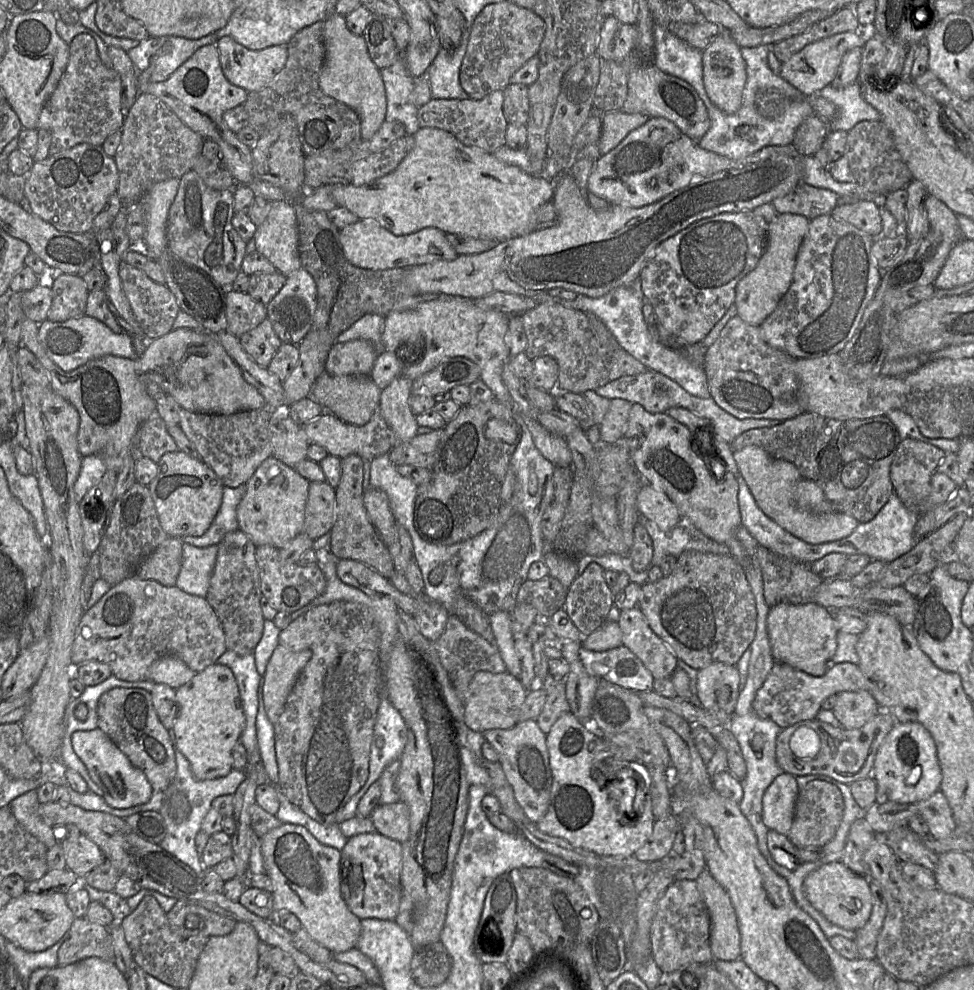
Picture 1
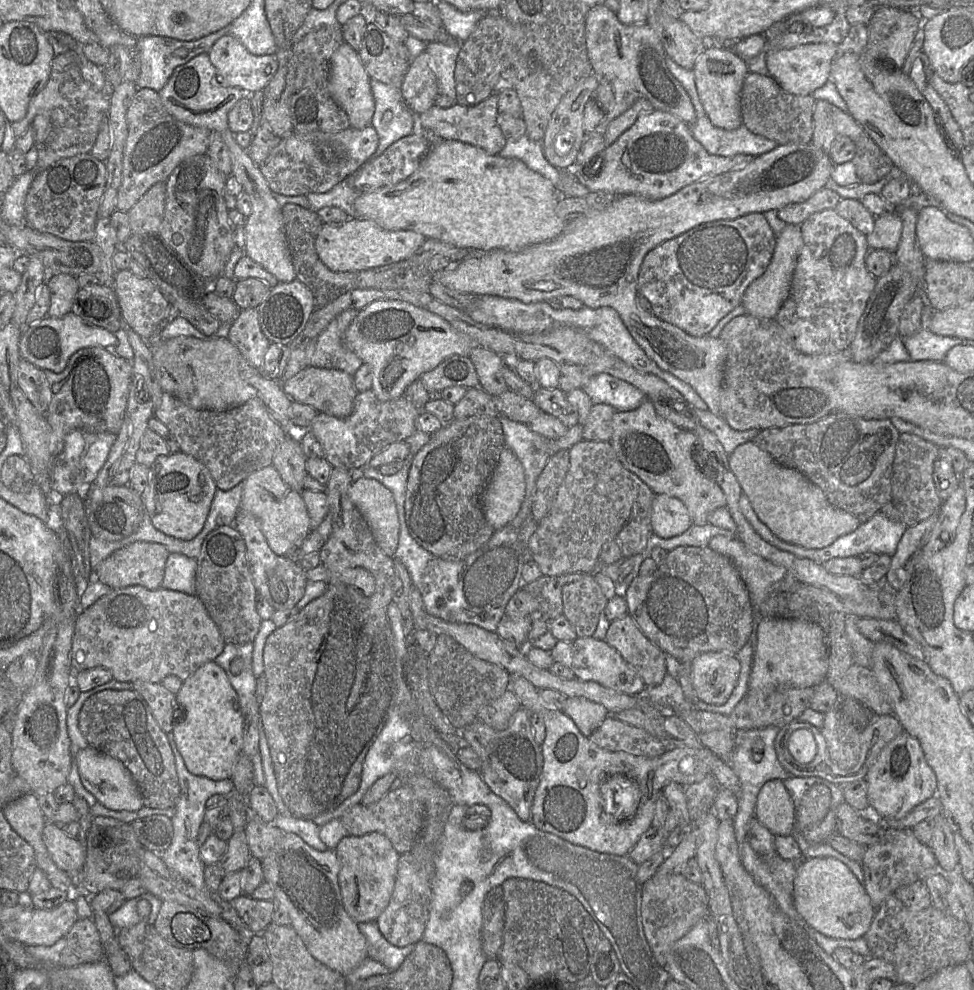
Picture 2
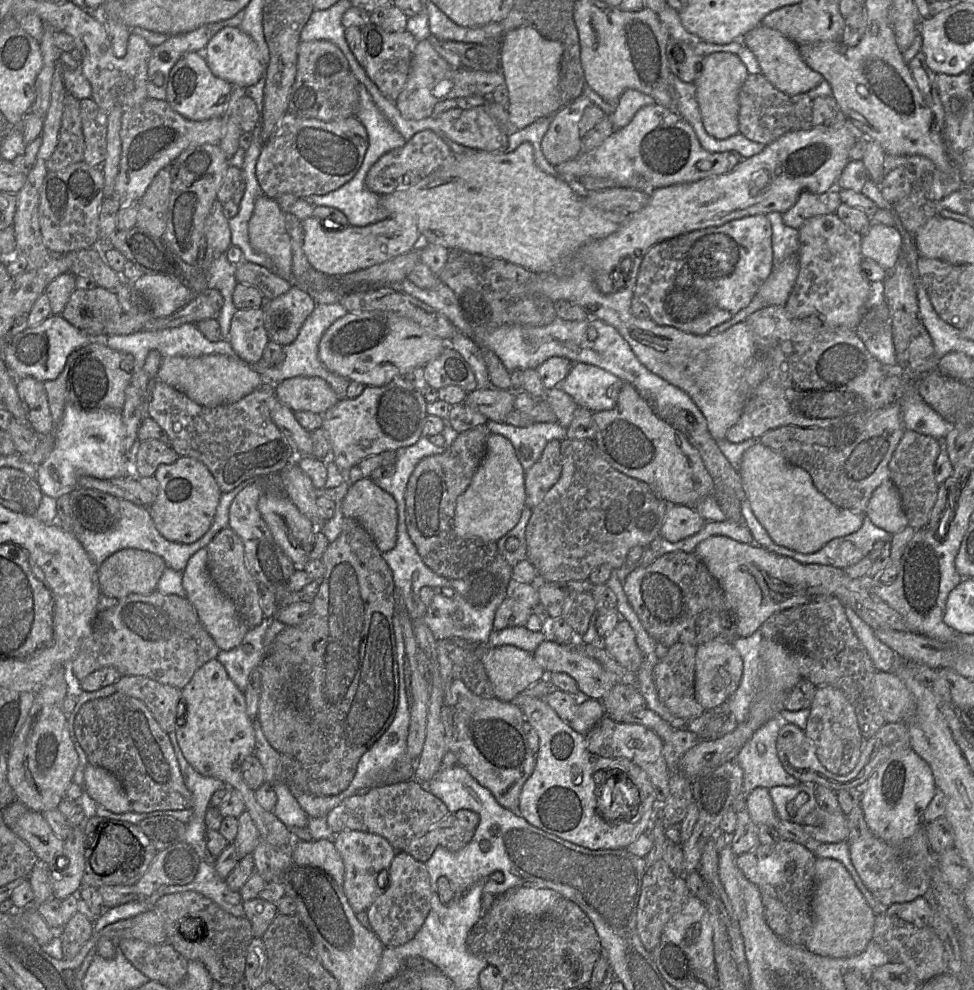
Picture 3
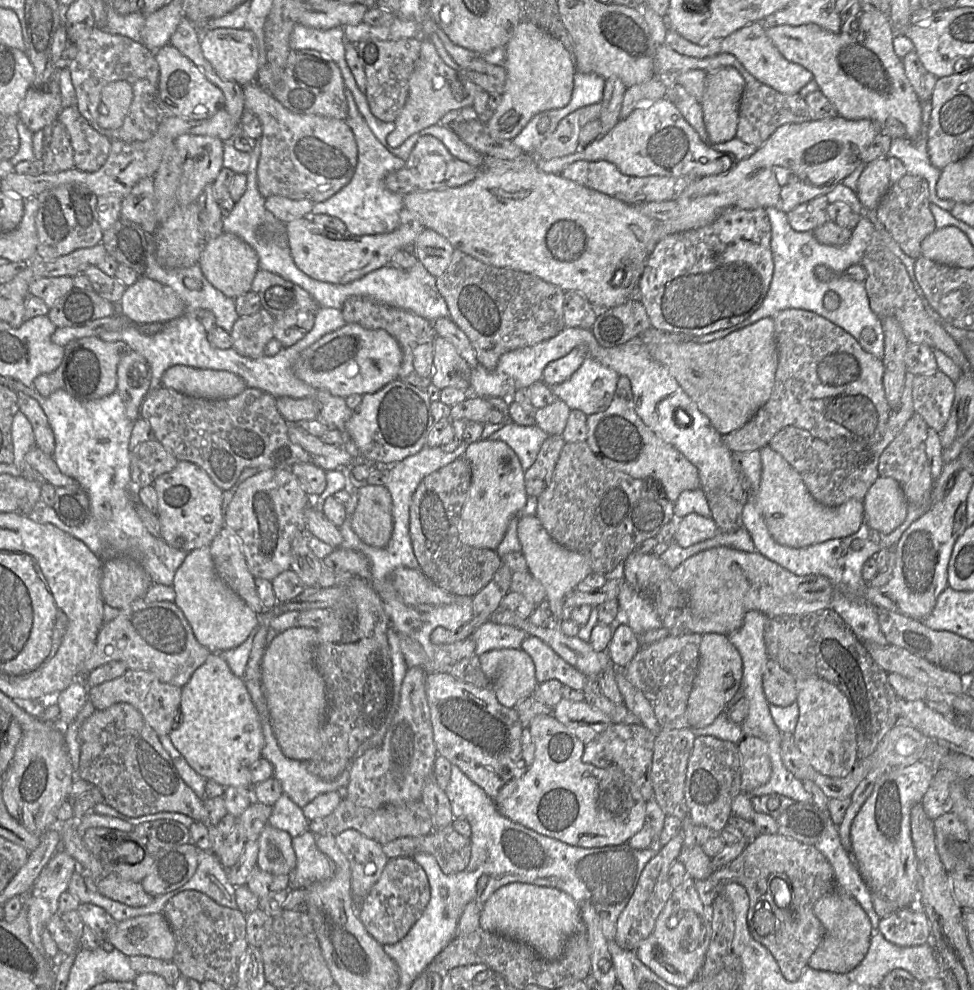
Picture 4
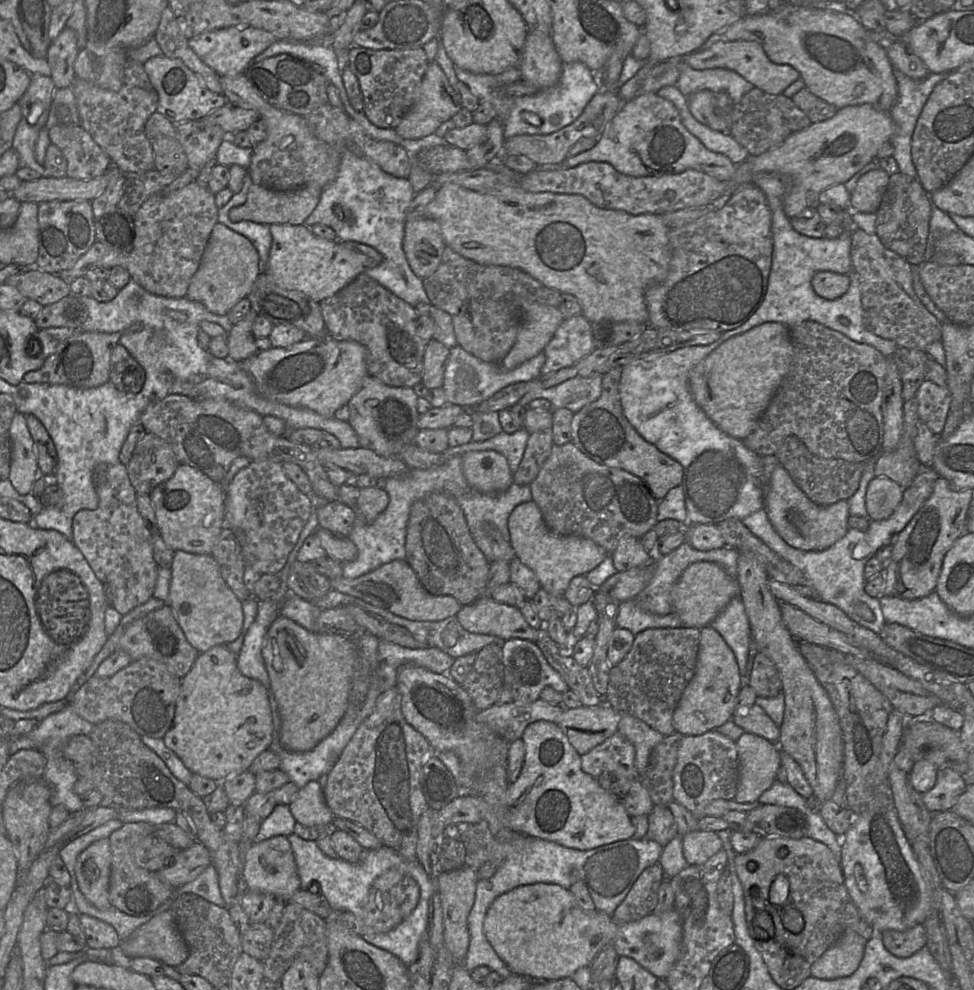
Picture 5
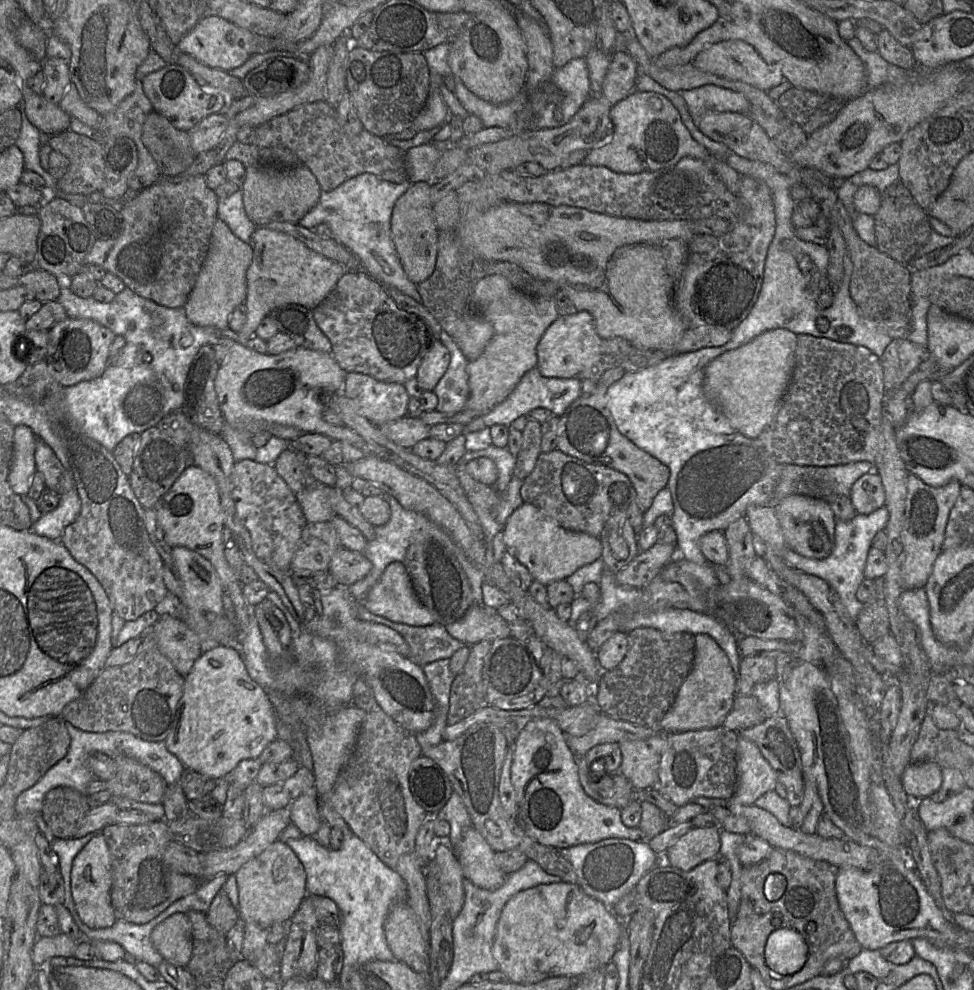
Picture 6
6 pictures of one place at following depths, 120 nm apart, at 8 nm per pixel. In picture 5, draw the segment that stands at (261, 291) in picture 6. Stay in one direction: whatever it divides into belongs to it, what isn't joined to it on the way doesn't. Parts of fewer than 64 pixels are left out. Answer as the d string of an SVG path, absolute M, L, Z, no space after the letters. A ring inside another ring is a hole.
M271 224L272 245L265 273L277 285L300 291L320 303L334 296L367 270L368 257L343 247L340 241L316 236L306 225ZM251 308L247 315L233 325L227 337L228 357L235 361L244 361L255 354L255 338L252 327L258 313Z

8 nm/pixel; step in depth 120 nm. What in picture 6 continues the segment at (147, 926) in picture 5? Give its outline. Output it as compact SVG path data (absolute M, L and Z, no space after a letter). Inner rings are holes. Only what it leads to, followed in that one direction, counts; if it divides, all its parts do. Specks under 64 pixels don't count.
M176 912L154 927L151 941L169 962L186 967L192 957L192 926L186 913Z

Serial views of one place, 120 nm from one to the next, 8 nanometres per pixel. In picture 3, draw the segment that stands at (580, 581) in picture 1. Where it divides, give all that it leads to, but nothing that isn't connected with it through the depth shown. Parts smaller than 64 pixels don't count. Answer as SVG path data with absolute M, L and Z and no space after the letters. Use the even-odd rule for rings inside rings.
M574 592L565 600L562 617L573 628L576 638L587 632L591 616L596 612L591 592Z

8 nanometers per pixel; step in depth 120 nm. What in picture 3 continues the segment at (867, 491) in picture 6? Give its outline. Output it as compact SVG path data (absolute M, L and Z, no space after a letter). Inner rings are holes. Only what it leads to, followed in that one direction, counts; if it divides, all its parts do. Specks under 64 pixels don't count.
M890 479L881 483L874 490L869 499L865 515L875 526L891 534L896 534L908 526L901 495Z

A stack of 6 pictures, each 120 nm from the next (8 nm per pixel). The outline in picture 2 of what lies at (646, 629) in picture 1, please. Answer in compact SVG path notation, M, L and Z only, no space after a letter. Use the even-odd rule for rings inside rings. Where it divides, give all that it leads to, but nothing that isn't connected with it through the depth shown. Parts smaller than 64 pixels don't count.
M629 613L611 622L605 641L635 669L646 686L663 681L666 653L644 635Z

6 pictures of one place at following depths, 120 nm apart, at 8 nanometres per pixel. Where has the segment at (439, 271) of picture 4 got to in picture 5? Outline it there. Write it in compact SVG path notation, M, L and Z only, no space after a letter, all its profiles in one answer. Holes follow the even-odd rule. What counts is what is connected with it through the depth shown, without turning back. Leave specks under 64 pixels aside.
M428 217L407 220L403 250L415 275L422 280L438 269L446 243L436 221Z

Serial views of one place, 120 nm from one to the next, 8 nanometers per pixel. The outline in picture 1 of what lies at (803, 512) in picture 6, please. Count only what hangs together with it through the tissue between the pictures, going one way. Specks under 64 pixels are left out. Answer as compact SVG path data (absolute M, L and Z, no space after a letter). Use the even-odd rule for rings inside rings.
M753 445L734 451L733 457L759 508L795 537L809 544L833 542L849 536L859 525L853 516L832 511L821 487L805 479L791 462L775 459Z

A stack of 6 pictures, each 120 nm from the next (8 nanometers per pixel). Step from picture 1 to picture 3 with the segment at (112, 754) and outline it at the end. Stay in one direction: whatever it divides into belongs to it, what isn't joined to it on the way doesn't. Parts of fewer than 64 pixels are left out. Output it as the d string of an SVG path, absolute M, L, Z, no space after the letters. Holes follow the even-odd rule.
M87 763L84 769L84 790L97 805L113 813L132 810L120 781L105 768Z

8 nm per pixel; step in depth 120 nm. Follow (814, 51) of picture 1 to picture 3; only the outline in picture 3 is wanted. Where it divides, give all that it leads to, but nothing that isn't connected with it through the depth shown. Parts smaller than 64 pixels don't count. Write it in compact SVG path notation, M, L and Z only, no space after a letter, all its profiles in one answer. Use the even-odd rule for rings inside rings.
M762 24L747 32L741 42L754 54L761 74L779 91L787 95L807 93L818 86L824 79L812 70L801 58L798 46L780 32Z

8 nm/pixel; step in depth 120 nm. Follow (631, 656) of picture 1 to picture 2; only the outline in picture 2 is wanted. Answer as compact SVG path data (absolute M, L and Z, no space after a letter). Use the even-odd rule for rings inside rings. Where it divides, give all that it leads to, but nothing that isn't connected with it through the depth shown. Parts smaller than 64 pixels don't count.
M593 637L576 638L572 641L558 641L551 650L555 662L570 668L583 681L595 681L607 688L626 694L640 694L646 685L640 675L605 640Z

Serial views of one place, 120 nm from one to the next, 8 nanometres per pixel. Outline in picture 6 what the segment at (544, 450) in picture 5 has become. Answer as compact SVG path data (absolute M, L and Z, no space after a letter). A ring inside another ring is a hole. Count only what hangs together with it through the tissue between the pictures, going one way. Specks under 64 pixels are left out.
M529 419L522 431L521 449L517 455L514 469L514 476L520 480L525 480L534 470L537 459L542 453L542 424L536 420Z

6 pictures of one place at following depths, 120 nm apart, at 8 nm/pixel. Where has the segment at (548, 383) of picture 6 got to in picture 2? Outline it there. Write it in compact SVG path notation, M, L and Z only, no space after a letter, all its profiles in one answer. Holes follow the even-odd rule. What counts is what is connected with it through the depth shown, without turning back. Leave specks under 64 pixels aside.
M606 373L592 377L582 390L594 404L608 404L619 412L635 410L647 399L637 387Z

